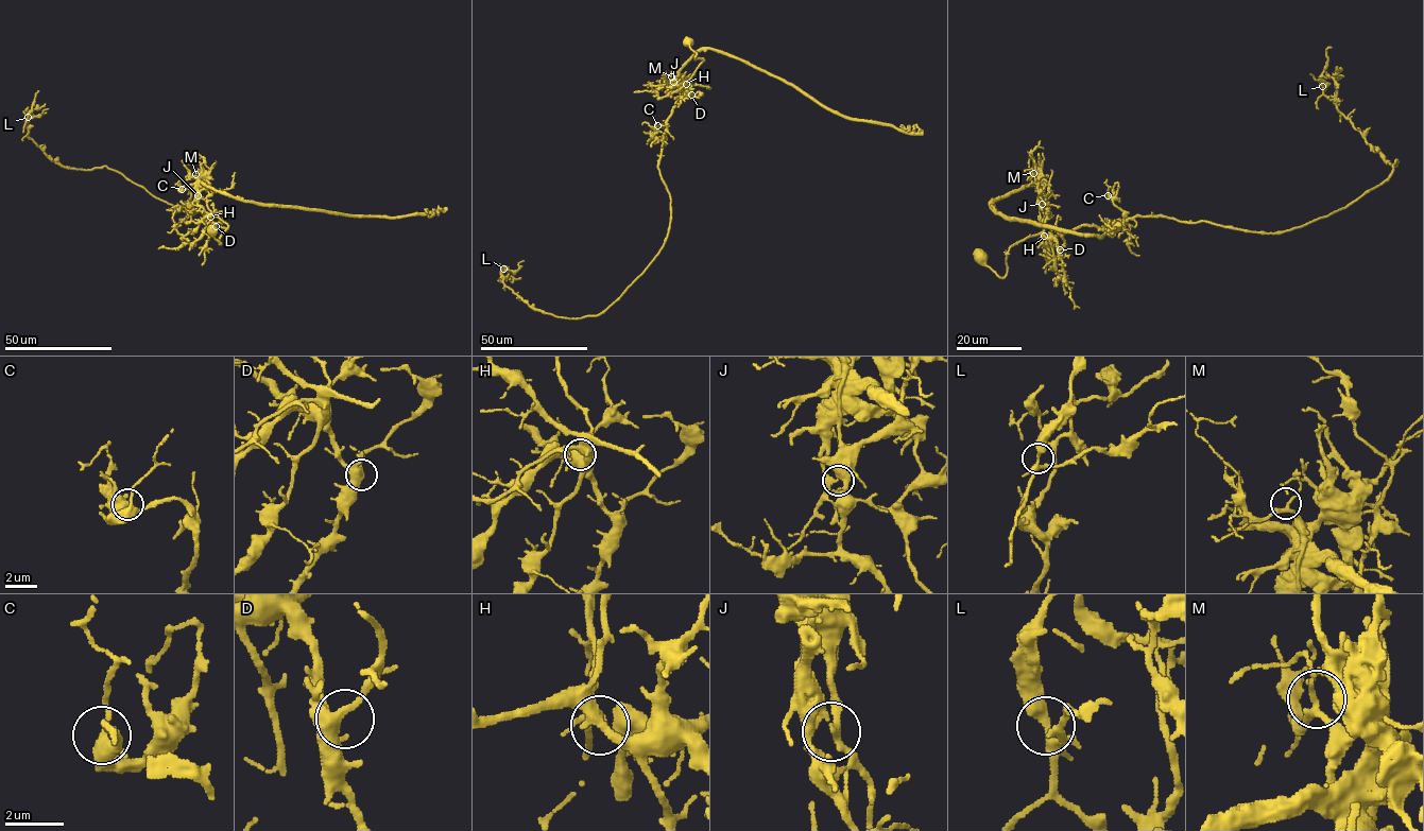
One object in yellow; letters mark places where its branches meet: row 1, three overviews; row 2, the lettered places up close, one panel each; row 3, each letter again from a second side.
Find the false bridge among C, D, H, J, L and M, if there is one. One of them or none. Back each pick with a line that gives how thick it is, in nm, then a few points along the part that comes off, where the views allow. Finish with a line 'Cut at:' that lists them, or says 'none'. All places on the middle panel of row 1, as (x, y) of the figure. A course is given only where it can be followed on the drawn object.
J: calibre 240 nm; course (673, 82), (698, 51), (712, 49), (783, 79), (842, 115), (911, 133), (919, 130), (915, 124)
Cut at: J

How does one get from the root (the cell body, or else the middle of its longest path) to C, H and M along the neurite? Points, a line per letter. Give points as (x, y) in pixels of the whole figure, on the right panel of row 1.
C: (978, 258), (1004, 277), (1009, 248), (1029, 236), (1054, 238), (1081, 226), (1118, 224), (1124, 212), (1108, 195)
H: (978, 258), (1004, 277), (1009, 248), (1029, 236), (1044, 236)
M: (978, 258), (1004, 277), (1009, 248), (1043, 231), (1045, 215), (1040, 205), (1039, 182), (1033, 173)

